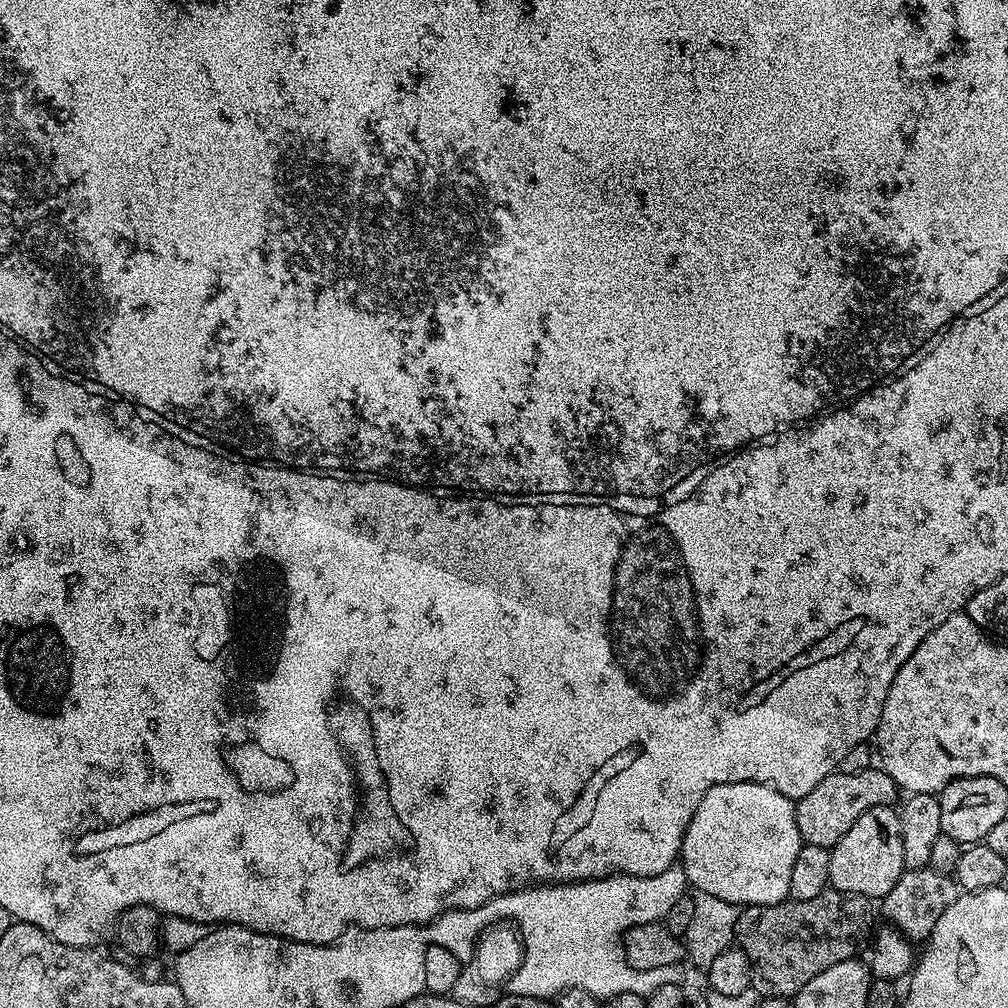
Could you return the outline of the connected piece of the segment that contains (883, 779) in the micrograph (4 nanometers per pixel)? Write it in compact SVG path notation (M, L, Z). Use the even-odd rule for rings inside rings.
M873 766L858 774L846 774L839 770L831 772L822 778L822 782L818 782L818 786L807 789L804 797L795 801L800 839L803 843L831 850L842 834L846 834L846 830L850 830L850 826L854 826L854 822L866 814L866 810L895 805L896 795L898 789L890 774L879 767Z

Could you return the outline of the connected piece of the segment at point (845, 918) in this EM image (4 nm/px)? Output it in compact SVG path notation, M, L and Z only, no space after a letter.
M829 890L818 898L747 905L737 918L734 940L750 958L752 989L760 998L792 998L822 970L859 957L860 947L870 940L868 904L869 897Z

